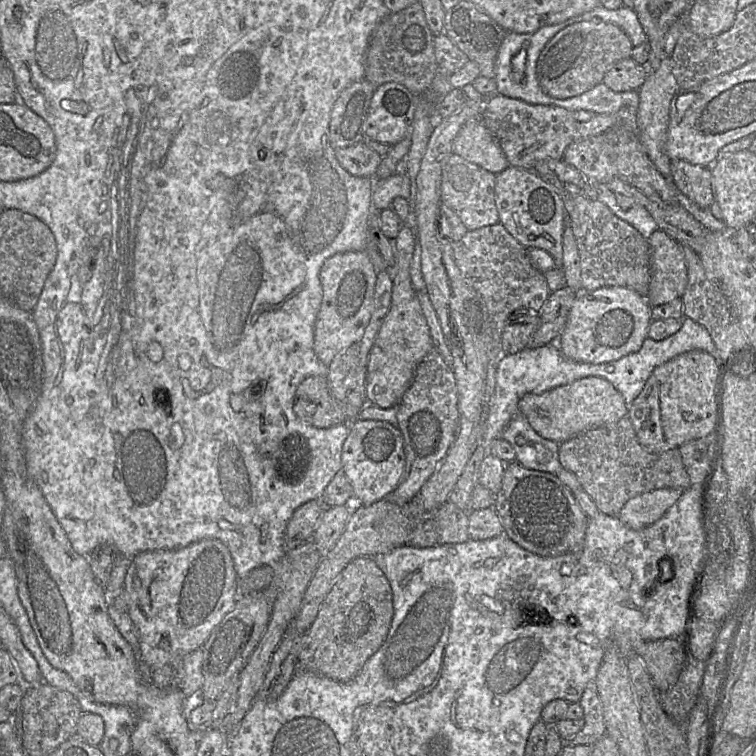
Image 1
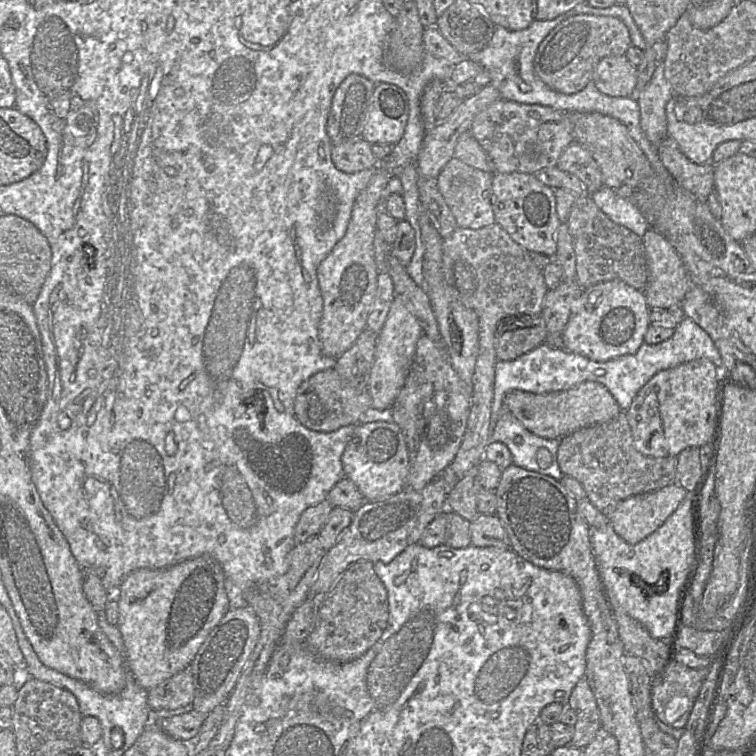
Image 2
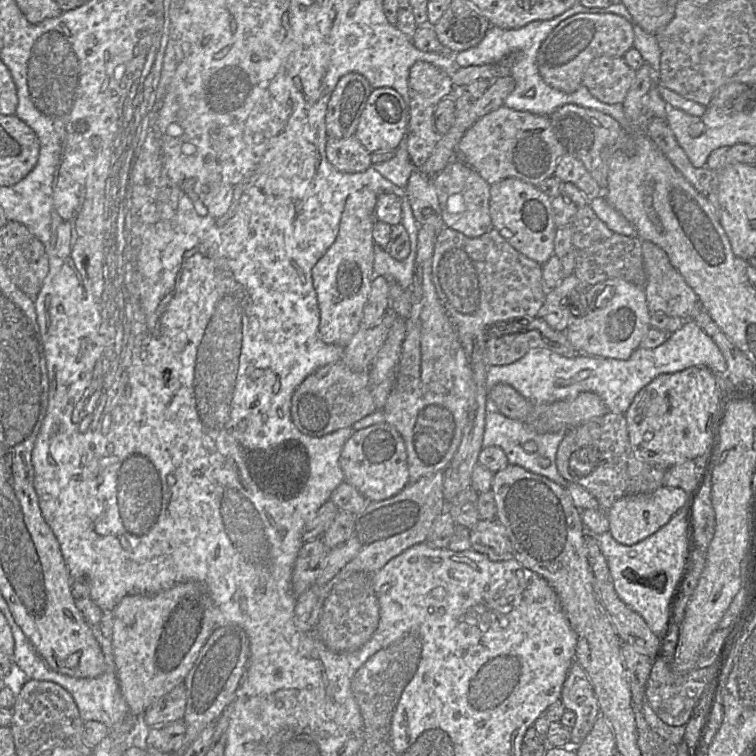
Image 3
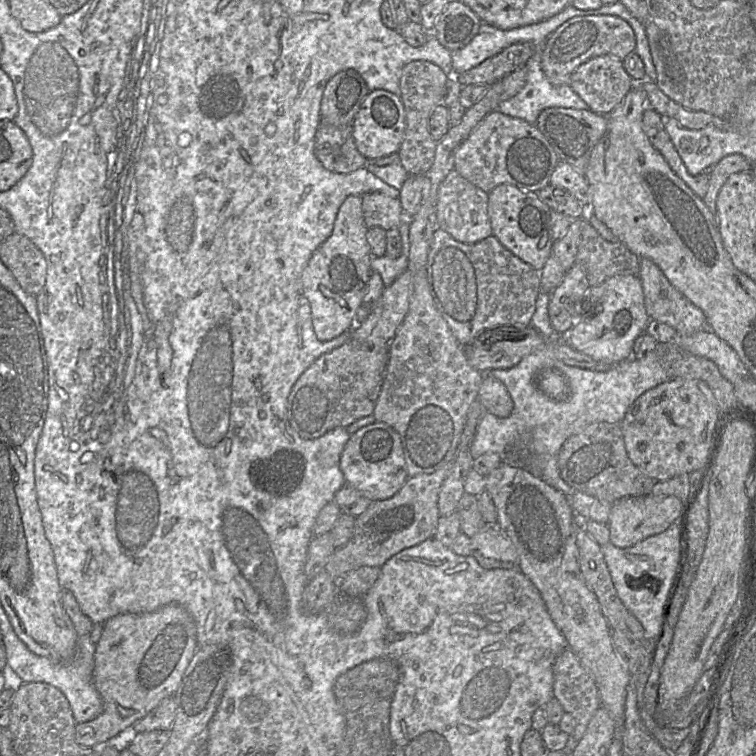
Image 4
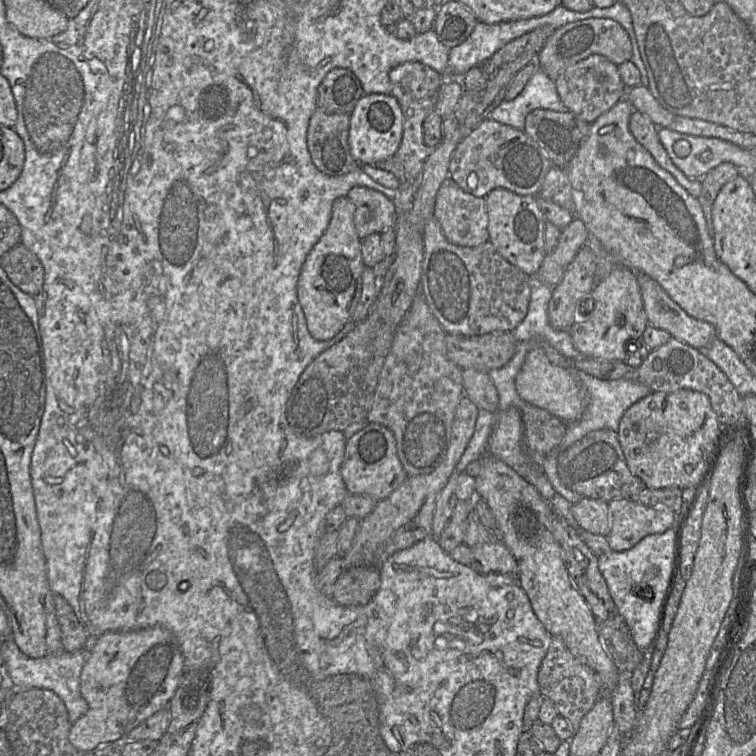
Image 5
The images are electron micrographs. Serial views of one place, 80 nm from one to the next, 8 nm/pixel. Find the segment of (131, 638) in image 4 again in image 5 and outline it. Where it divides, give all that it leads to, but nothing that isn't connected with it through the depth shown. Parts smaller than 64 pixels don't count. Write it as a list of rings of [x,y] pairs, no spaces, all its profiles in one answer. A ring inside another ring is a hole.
[[[161,626],[107,632],[101,635],[93,650],[87,653],[80,675],[80,692],[88,704],[87,712],[70,727],[68,740],[83,752],[93,752],[100,746],[116,741],[141,722],[168,706],[184,675],[184,660],[175,636]]]

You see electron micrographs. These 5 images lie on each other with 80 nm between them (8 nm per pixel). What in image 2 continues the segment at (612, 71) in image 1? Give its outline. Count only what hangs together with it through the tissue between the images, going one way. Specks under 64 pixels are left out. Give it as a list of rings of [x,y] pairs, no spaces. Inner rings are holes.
[[[624,56],[605,57],[596,66],[592,82],[611,97],[636,95],[637,68]]]

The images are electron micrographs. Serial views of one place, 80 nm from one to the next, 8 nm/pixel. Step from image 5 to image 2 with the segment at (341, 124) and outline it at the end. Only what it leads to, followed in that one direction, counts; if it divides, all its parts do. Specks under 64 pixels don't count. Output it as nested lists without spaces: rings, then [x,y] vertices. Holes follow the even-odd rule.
[[[363,138],[332,145],[331,159],[335,167],[345,173],[360,172],[379,164],[379,160],[372,152],[371,144]]]

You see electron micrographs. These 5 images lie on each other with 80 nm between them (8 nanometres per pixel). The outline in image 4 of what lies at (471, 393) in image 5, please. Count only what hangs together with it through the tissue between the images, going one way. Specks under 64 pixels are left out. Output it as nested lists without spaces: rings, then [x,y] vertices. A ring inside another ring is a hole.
[[[489,375],[483,377],[477,401],[486,412],[499,418],[508,417],[514,407],[512,398],[503,383]]]

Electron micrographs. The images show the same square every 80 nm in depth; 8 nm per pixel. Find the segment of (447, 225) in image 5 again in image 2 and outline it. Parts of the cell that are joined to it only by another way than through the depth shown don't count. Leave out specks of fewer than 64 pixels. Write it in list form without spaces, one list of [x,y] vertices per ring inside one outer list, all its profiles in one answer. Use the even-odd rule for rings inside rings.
[[[453,157],[439,173],[436,183],[460,228],[480,229],[495,224],[492,209],[493,175]]]

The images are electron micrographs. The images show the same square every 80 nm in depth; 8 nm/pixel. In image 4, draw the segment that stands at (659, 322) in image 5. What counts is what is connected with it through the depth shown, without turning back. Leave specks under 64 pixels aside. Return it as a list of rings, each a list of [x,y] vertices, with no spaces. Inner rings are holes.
[[[640,258],[638,277],[641,282],[644,306],[648,317],[671,326],[678,335],[691,335],[707,329],[707,320],[703,312],[667,280],[660,268],[647,258]]]

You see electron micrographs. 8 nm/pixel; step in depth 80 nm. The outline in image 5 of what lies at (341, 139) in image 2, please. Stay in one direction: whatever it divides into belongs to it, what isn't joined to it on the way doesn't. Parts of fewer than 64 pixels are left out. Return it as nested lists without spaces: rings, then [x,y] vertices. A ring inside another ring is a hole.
[[[334,68],[318,87],[318,107],[326,113],[350,115],[363,95],[361,83],[352,71]]]

